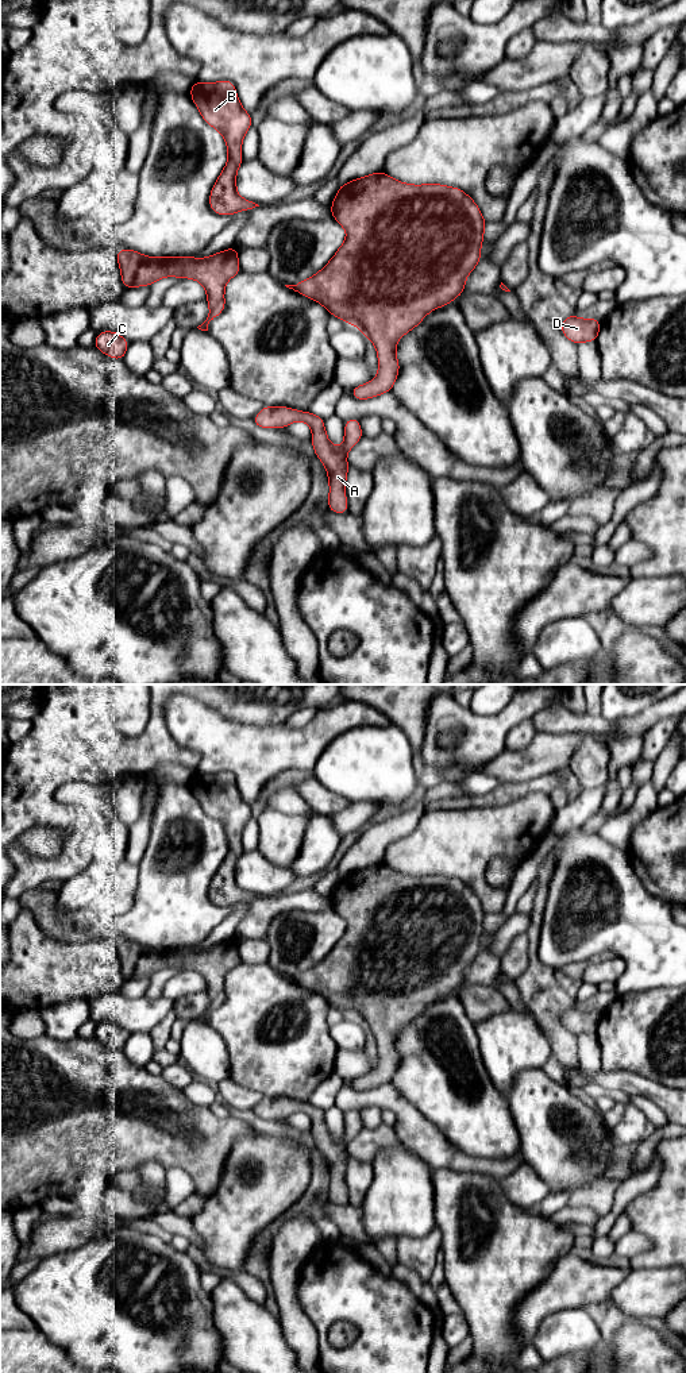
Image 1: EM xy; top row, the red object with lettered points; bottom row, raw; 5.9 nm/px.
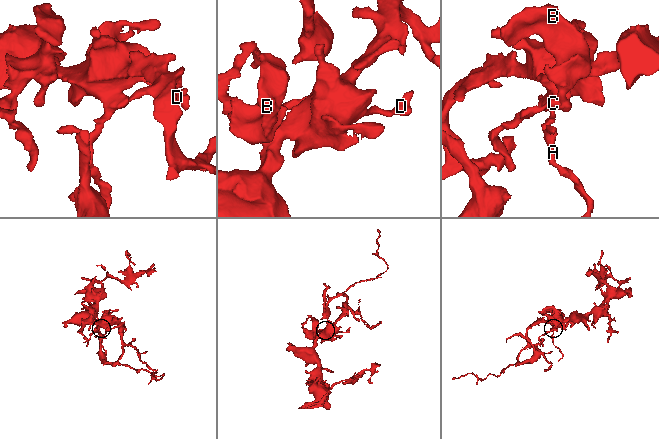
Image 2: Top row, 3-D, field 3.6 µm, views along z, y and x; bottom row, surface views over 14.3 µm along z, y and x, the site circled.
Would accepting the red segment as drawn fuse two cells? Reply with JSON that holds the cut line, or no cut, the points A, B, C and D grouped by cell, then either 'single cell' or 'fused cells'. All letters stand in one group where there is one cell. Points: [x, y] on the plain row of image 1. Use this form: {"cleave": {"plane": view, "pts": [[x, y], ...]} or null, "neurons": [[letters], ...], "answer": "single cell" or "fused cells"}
{"cleave": null, "neurons": [["A", "B", "C", "D"]], "answer": "single cell"}

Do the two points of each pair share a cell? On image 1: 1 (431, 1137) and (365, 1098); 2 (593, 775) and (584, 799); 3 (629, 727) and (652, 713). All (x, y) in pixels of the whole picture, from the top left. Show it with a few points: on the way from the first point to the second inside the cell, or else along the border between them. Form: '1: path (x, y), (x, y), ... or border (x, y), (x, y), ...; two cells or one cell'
1: path (415, 1123), (389, 1098), (381, 1098); one cell
2: border (607, 782), (584, 789); two cells
3: path (635, 724), (647, 718); one cell

